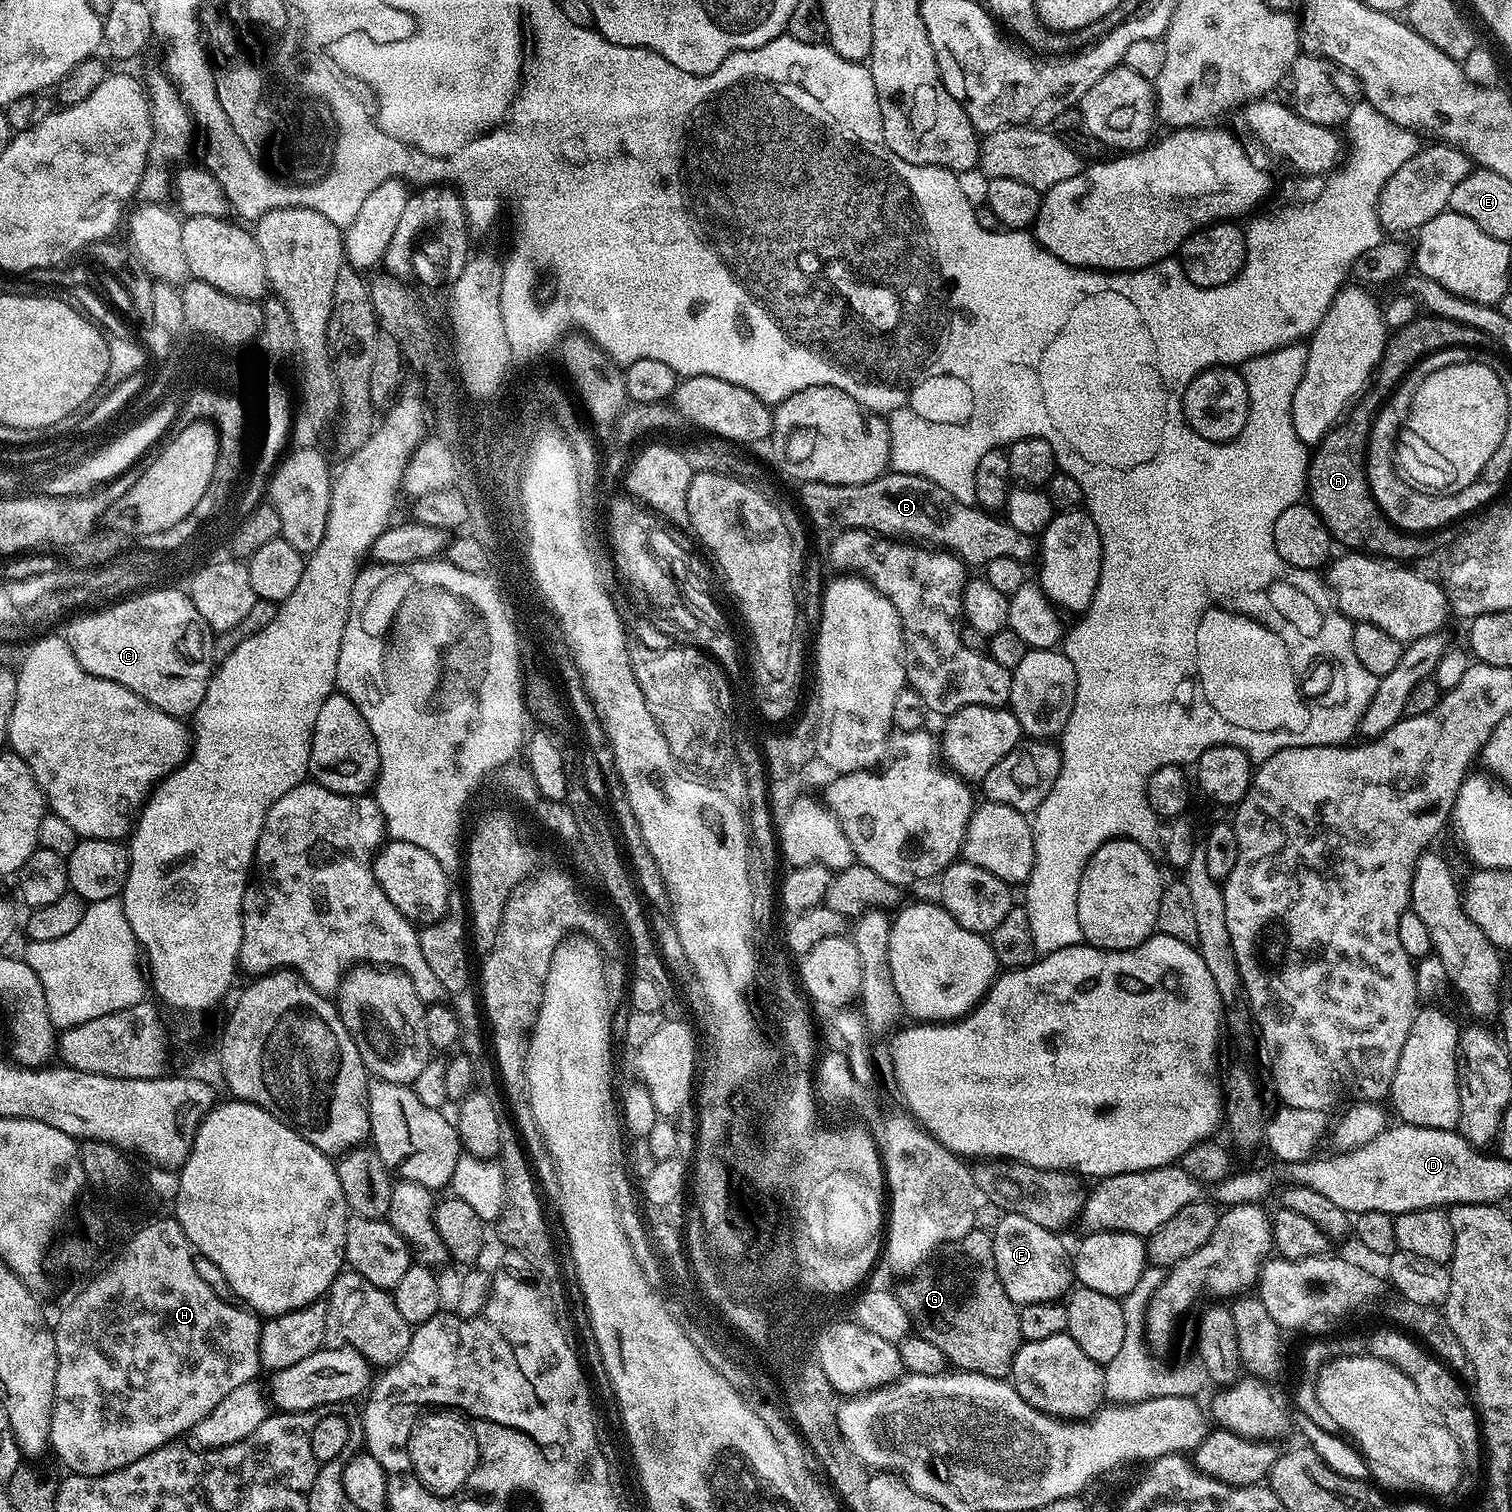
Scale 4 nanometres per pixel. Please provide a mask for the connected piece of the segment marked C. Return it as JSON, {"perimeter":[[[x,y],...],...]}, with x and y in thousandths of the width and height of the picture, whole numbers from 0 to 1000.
{"perimeter":[[[106,392],[104,394],[97,394],[90,399],[82,399],[77,405],[60,407],[52,412],[46,412],[41,415],[41,422],[46,427],[49,435],[60,446],[78,451],[96,464],[101,466],[113,474],[126,474],[132,468],[134,462],[136,462],[138,452],[140,450],[142,437],[140,435],[140,415],[131,406],[129,397],[125,398],[114,392]]]}

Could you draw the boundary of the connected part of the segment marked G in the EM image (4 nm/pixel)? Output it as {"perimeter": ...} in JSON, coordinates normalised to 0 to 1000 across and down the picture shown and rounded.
{"perimeter":[[[644,813],[642,816],[624,823],[618,833],[612,835],[601,846],[604,846],[601,849],[594,852],[594,856],[597,864],[601,867],[601,871],[603,872],[605,883],[612,888],[618,888],[618,890],[623,893],[629,903],[639,907],[646,907],[658,913],[663,913],[669,911],[669,901],[676,888],[676,880],[673,877],[675,866],[668,856],[665,856],[660,845],[655,814],[648,814]]]}

